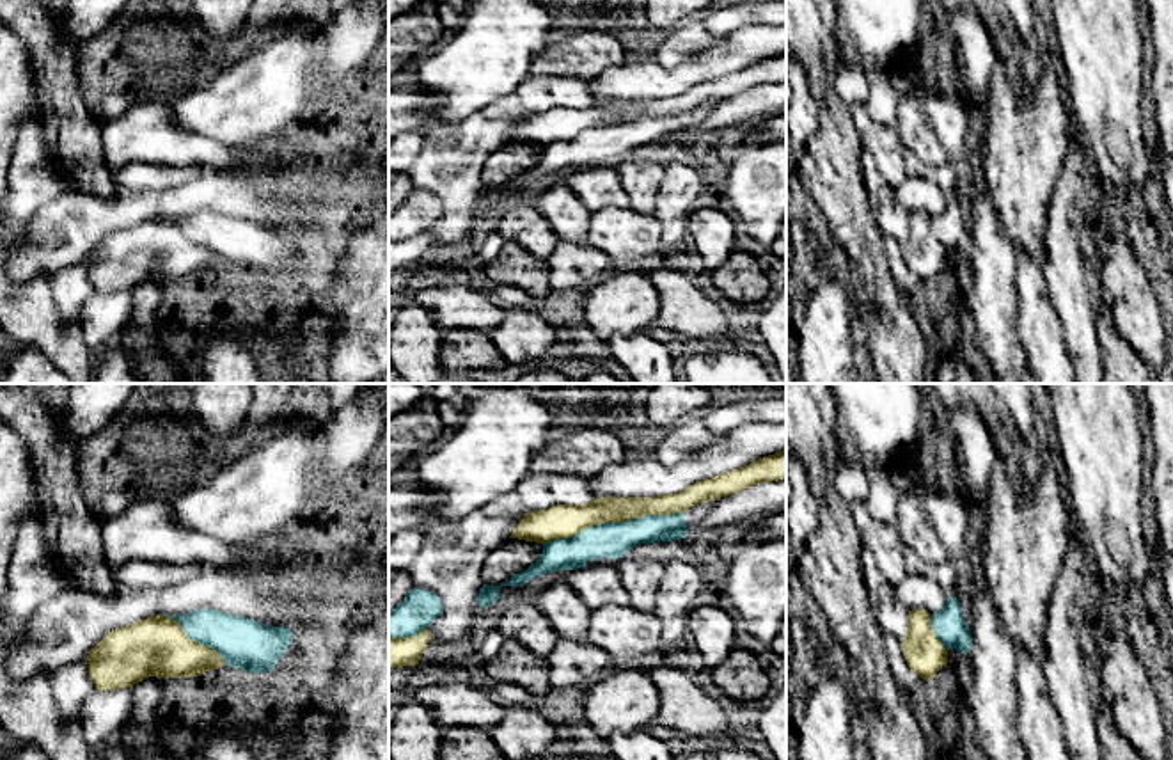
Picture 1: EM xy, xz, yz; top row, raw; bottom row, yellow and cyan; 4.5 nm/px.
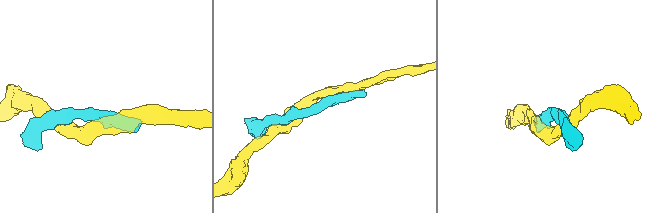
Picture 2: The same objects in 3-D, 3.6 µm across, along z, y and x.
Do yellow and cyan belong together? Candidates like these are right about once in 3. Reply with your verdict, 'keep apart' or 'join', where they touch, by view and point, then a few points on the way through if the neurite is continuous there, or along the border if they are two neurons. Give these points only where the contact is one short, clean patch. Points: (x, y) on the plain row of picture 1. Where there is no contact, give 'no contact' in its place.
keep apart; meets yellow in xz at (611, 123)

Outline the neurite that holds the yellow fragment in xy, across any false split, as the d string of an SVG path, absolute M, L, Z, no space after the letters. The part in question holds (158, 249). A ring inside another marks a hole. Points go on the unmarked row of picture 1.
M165 217L149 218L108 234L87 257L89 277L96 293L133 289L149 279L176 281L199 279L227 266L220 254L193 243L176 220Z

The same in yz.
M921 210L909 213L909 231L901 252L909 270L923 282L932 282L949 265L948 250L933 234L932 217Z

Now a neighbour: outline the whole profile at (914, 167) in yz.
M903 147L903 165L909 178L923 178L935 181L948 201L957 197L957 172L951 162L933 167L925 163L909 147Z

